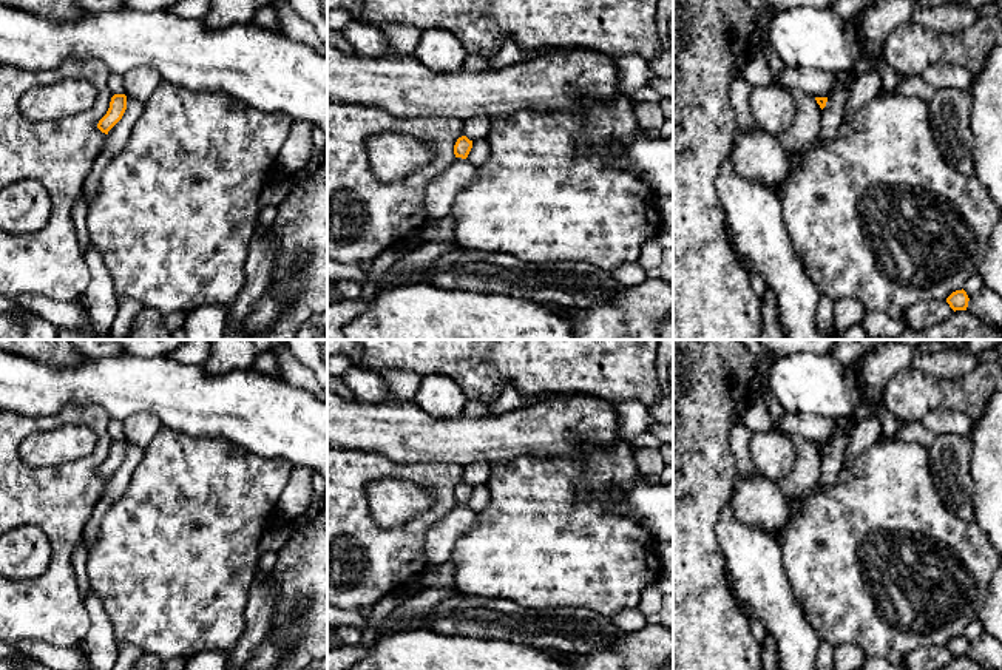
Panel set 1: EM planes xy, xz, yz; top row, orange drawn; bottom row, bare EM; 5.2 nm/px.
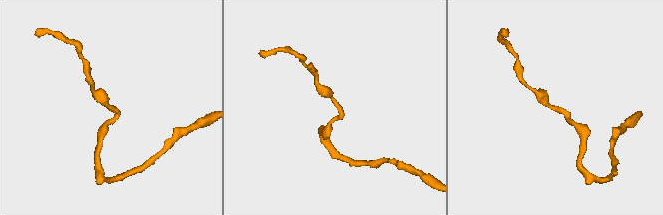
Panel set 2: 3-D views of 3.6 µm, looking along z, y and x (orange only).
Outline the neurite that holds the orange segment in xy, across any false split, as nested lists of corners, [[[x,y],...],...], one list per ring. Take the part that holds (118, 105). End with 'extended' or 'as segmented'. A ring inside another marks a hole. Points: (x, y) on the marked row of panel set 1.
[[[114,94],[110,102],[107,114],[99,120],[97,128],[108,134],[108,131],[122,119],[127,110],[127,96]]]; as segmented

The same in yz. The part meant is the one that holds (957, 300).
[[[962,289],[962,290],[956,290],[953,292],[948,298],[946,298],[946,303],[950,304],[950,307],[956,312],[956,310],[966,310],[968,307],[968,295],[966,292]]]; as segmented

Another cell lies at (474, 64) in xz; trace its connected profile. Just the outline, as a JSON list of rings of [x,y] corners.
[[[468,54],[463,69],[469,71],[469,73],[483,73],[491,69],[489,66],[489,60],[480,56],[472,56]]]

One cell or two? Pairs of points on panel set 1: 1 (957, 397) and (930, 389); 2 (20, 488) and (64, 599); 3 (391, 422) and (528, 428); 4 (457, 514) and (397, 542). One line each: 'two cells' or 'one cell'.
1: one cell
2: one cell
3: one cell
4: two cells

